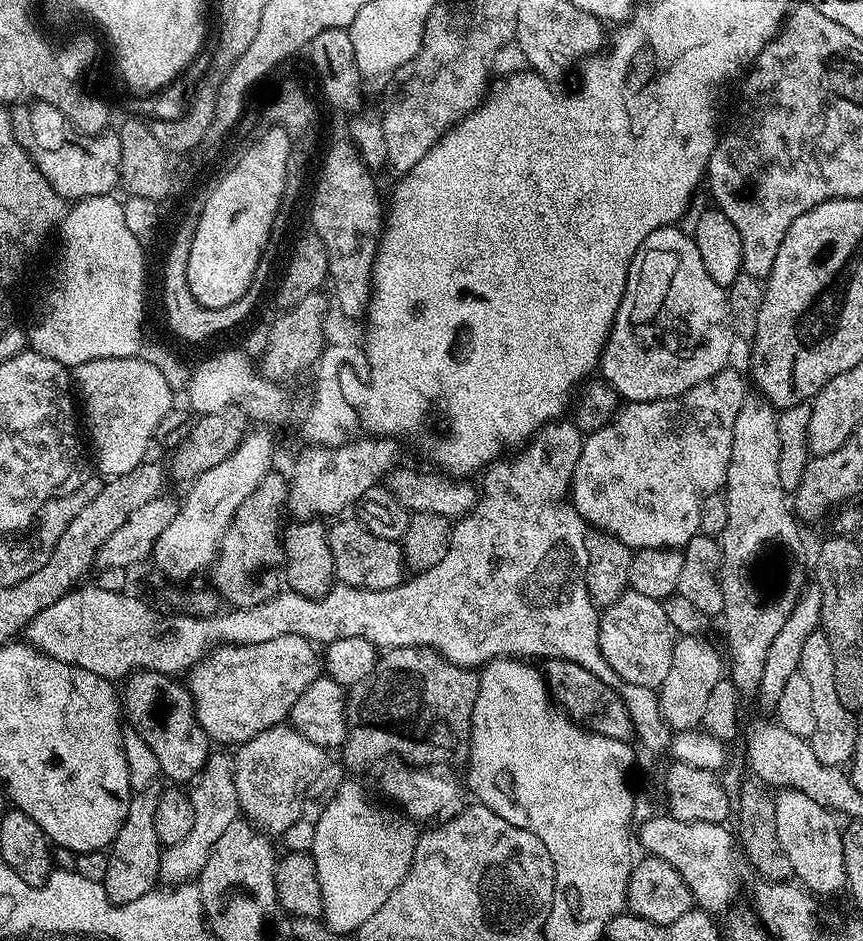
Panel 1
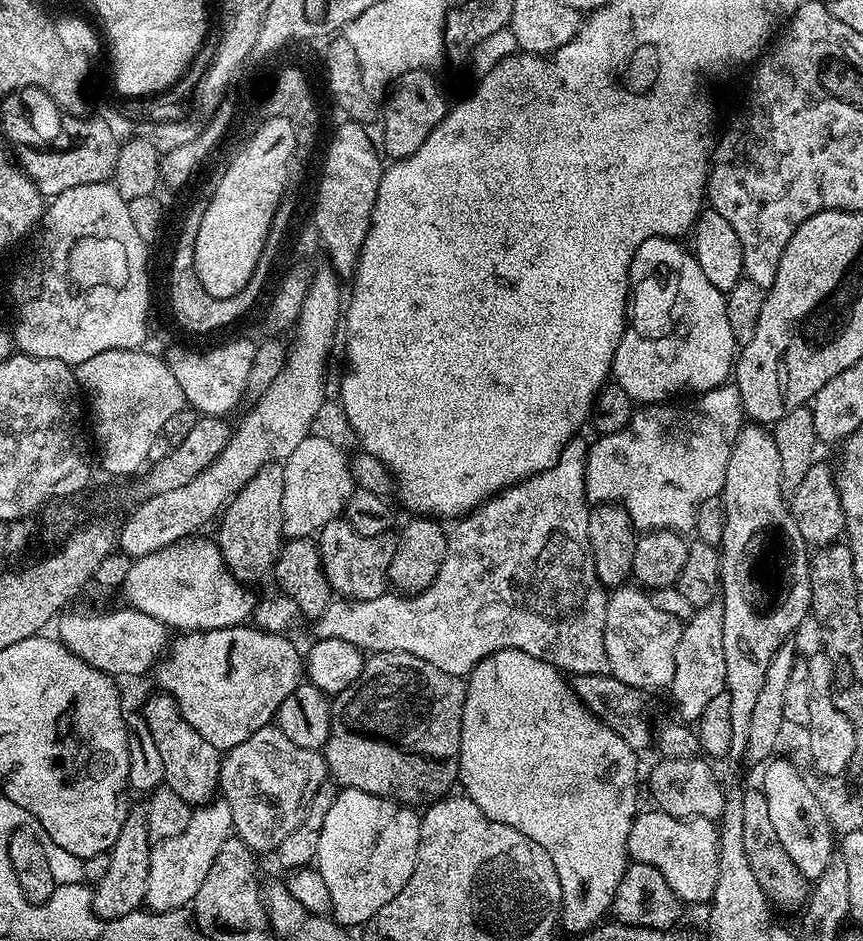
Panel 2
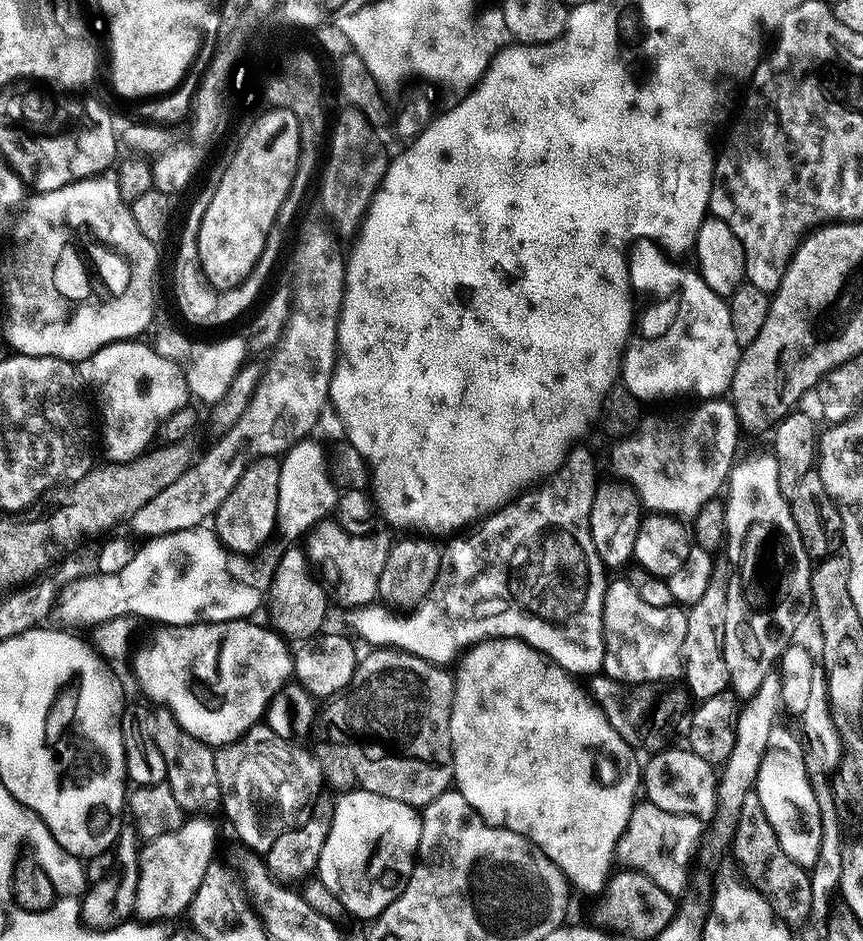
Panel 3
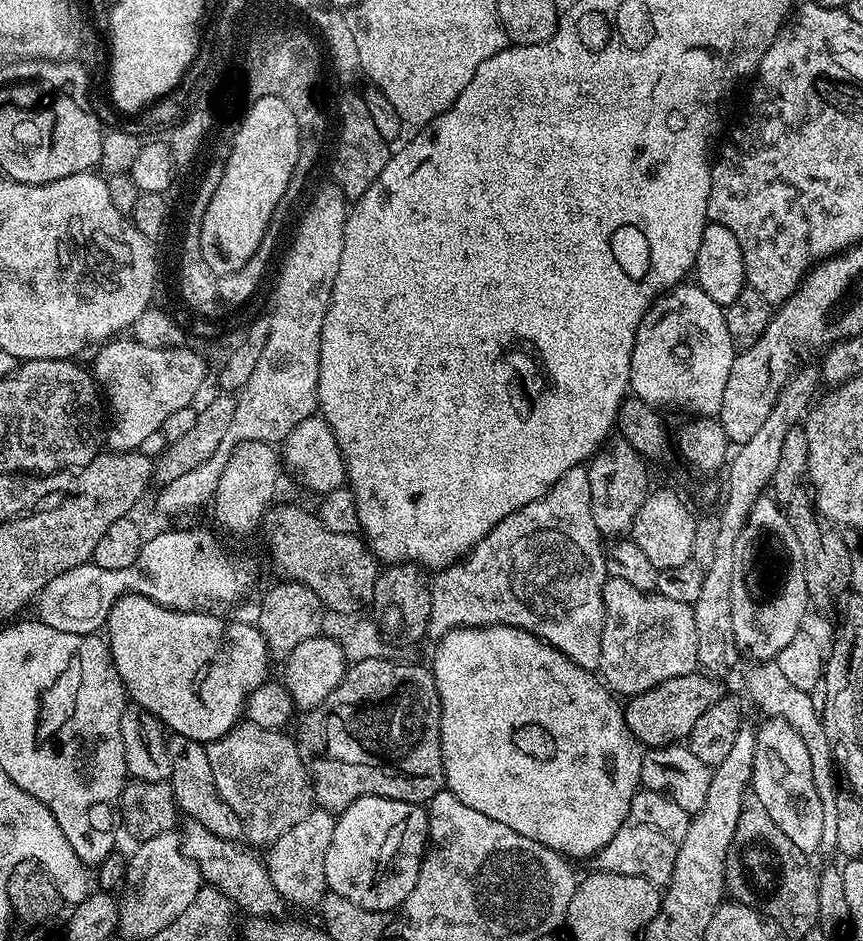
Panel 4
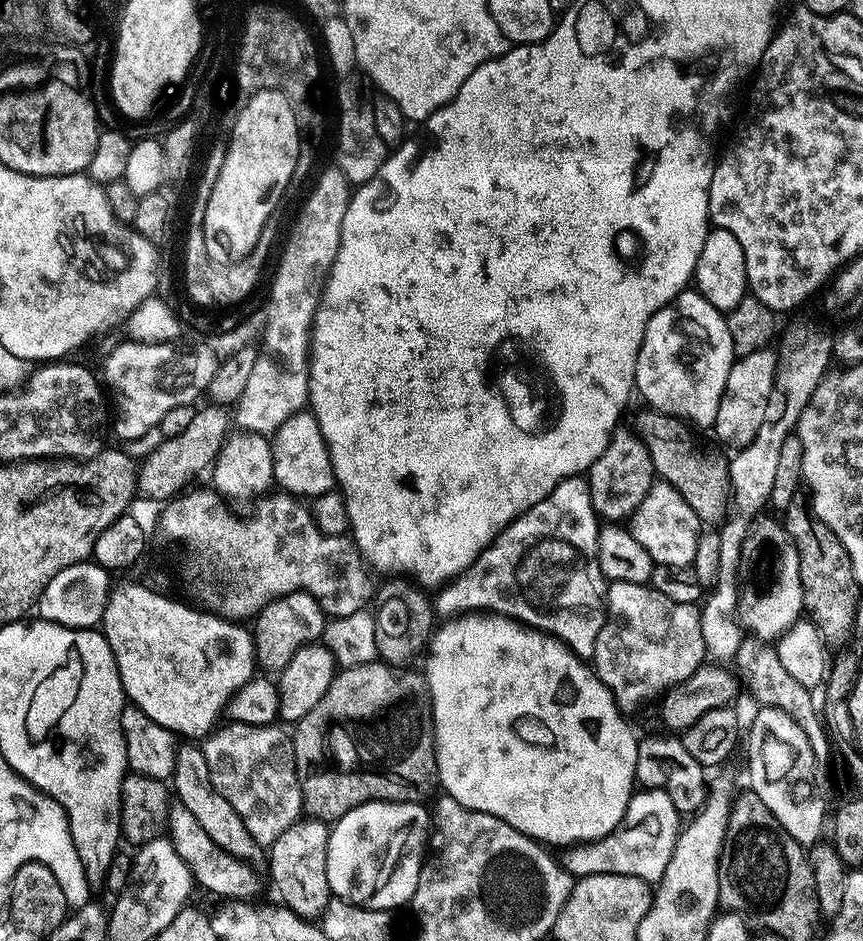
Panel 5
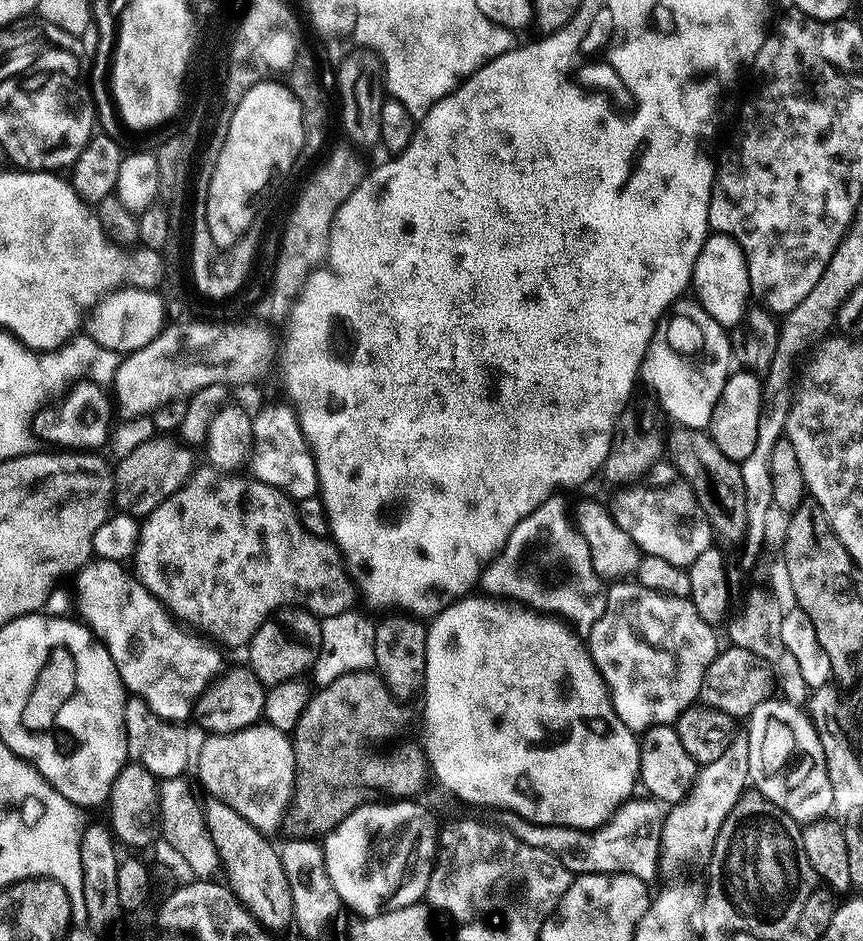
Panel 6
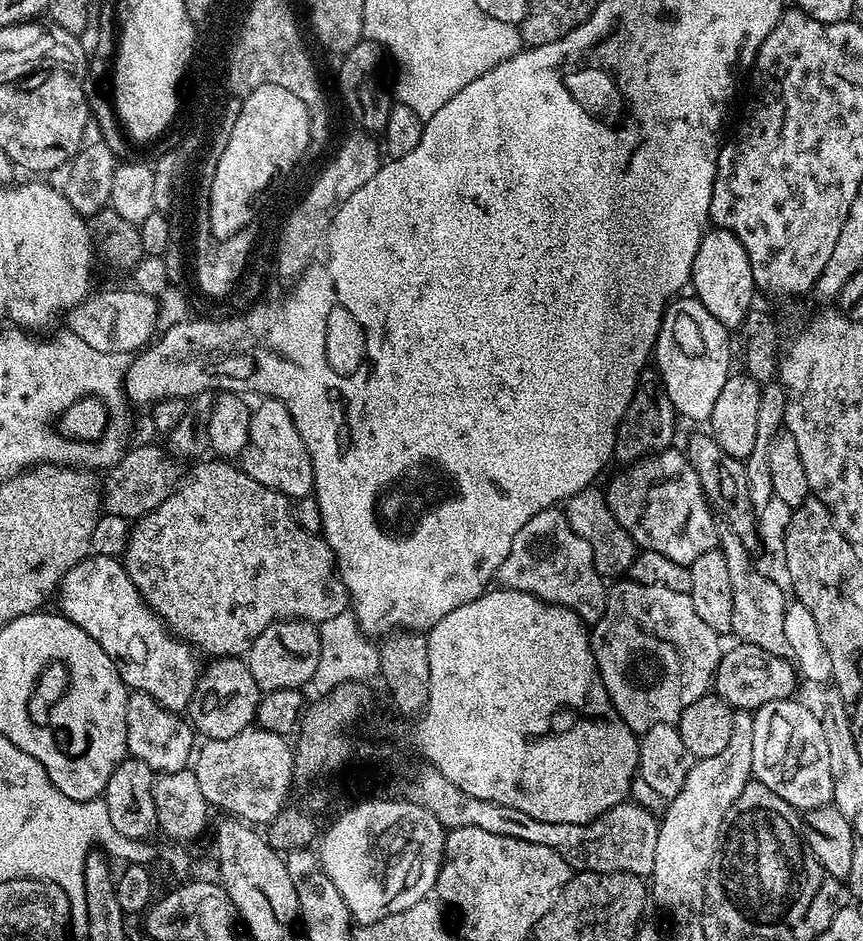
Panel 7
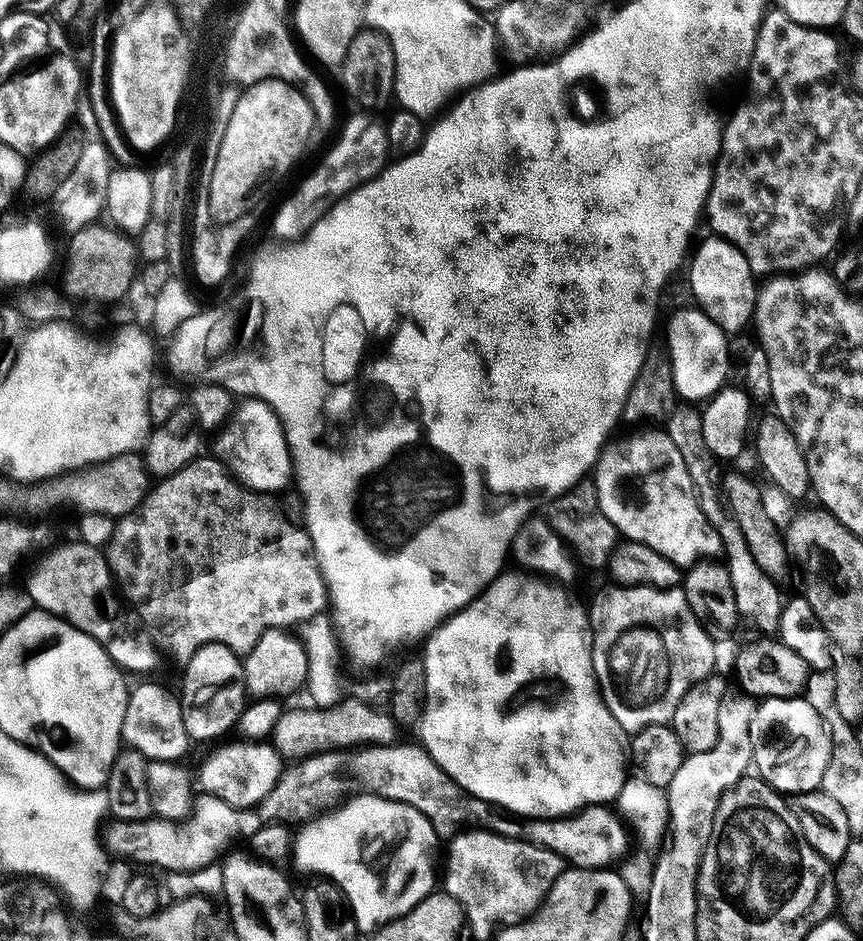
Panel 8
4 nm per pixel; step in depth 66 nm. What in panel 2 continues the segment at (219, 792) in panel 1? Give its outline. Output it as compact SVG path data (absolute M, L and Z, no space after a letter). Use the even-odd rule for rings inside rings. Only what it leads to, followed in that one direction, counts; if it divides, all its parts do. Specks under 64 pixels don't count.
M223 798L199 805L190 818L190 826L174 838L155 841L148 853L148 873L146 874L146 892L144 904L154 912L174 912L184 910L195 901L218 850L233 835L230 806Z

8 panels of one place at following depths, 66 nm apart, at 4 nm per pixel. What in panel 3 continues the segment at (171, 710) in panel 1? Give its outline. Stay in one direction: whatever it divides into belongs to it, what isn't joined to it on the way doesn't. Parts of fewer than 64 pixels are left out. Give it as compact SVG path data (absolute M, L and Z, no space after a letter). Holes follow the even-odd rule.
M160 706L155 709L154 712L154 738L158 741L158 750L162 754L162 759L166 761L168 767L168 778L167 783L170 786L170 791L174 794L175 800L178 802L178 806L182 806L182 810L186 814L191 814L193 817L200 818L205 814L212 814L208 812L221 811L222 805L220 803L220 787L218 786L218 770L216 769L216 754L211 744L204 744L198 738L194 738L194 734L186 734L186 730L182 730L182 726L178 726L178 722L169 714L164 707Z

